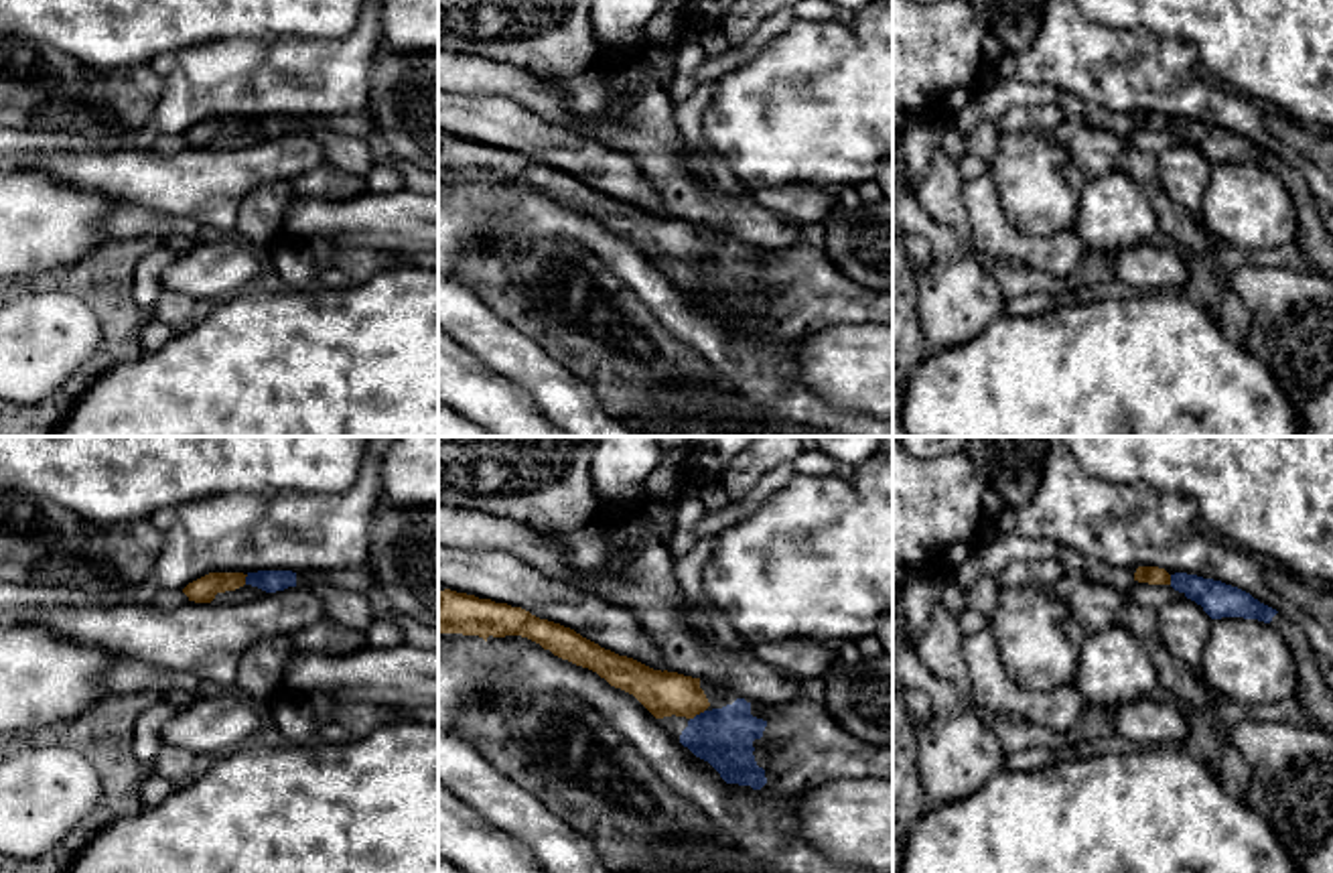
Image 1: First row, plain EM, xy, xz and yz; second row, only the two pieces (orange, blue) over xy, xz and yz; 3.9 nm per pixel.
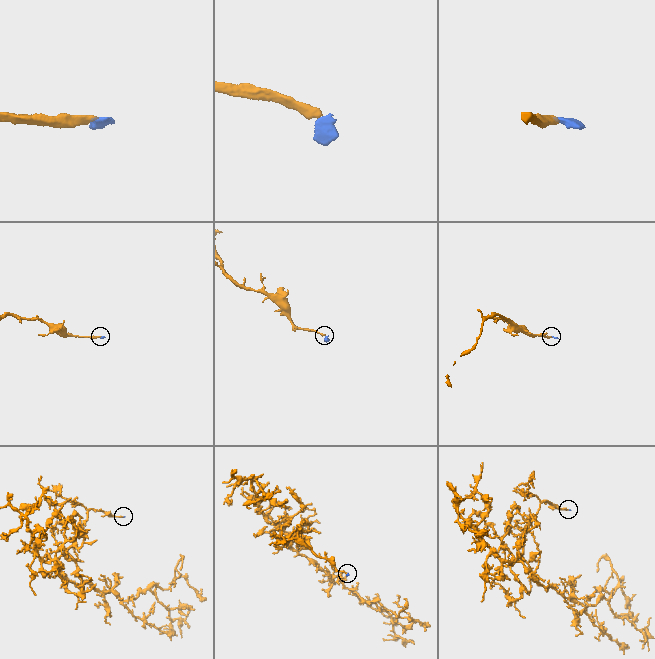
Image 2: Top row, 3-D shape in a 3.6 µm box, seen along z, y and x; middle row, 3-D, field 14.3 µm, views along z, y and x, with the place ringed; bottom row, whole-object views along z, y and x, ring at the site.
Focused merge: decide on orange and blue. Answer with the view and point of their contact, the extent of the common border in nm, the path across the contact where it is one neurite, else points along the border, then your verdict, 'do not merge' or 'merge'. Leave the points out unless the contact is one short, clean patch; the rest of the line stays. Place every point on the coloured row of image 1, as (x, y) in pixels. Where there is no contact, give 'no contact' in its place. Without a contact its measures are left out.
meets orange in xz at (696, 713); contact 80 nm long; runs through xz (664, 693), (678, 695), (696, 713), (723, 737); merge

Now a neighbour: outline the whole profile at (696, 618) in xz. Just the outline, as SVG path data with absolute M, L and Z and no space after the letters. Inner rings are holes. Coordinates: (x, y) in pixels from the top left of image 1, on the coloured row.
M682 593L682 595L680 595L680 607L682 607L682 611L684 611L686 623L688 623L696 633L702 633L702 635L712 637L708 613L702 609L700 603L696 603L694 599L690 599L690 597L686 597L686 595Z

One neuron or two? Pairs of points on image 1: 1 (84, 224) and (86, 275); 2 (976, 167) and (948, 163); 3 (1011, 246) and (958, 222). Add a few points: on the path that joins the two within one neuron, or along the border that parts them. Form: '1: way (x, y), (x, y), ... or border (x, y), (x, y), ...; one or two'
1: border (104, 240), (78, 260), (41, 273); two
2: border (956, 161), (956, 169), (964, 179); two
3: border (962, 181), (962, 208), (976, 252); two

